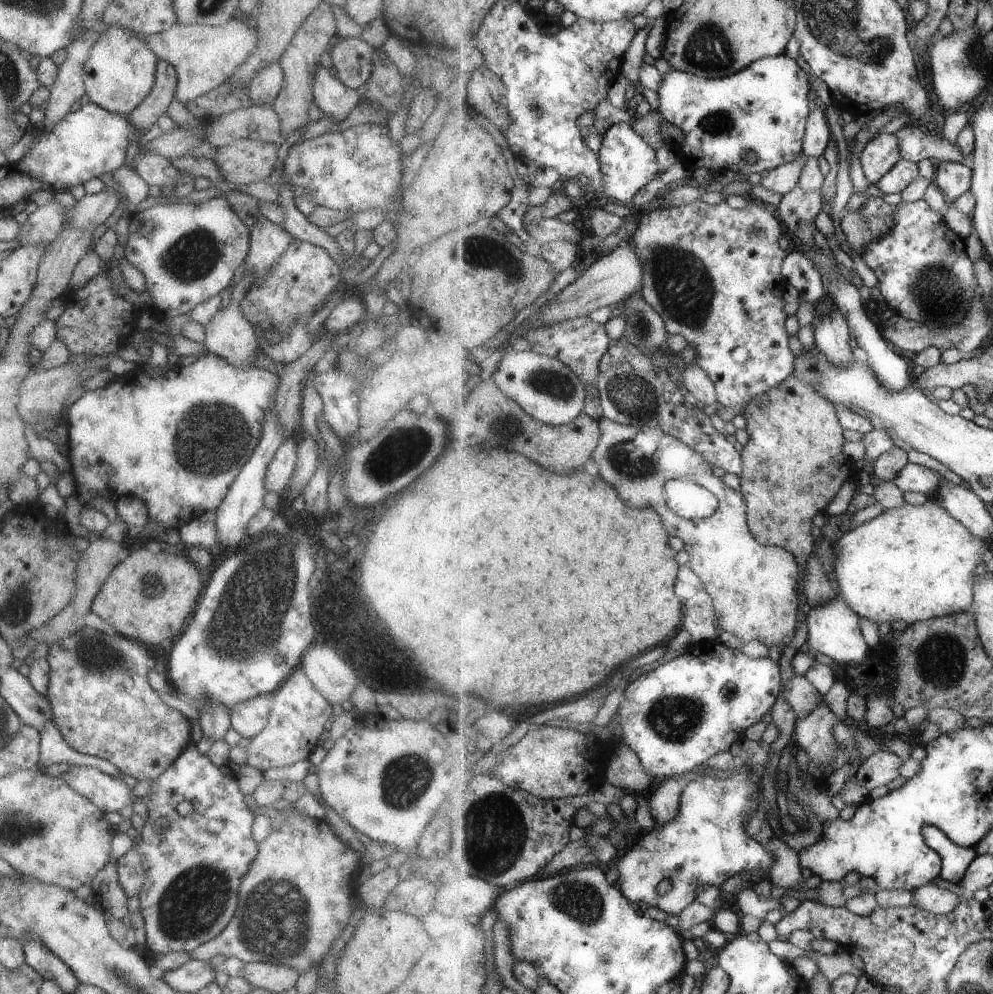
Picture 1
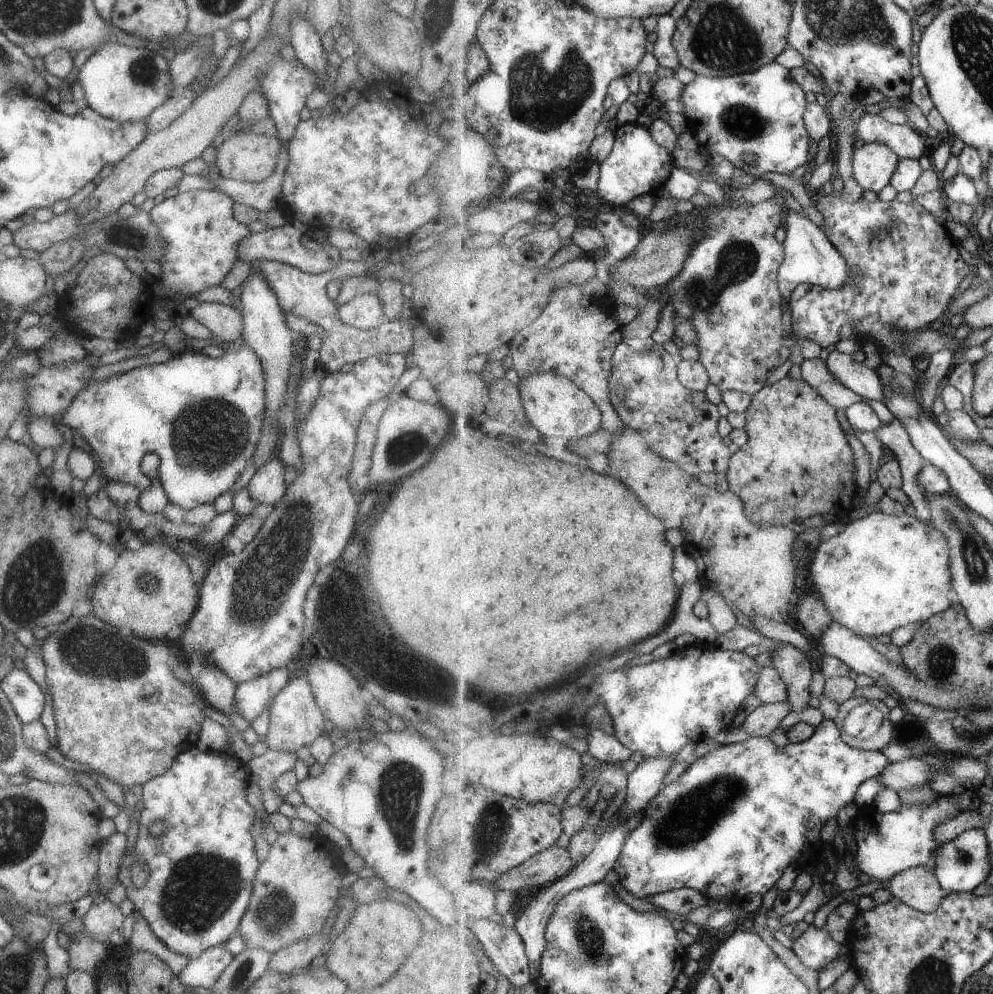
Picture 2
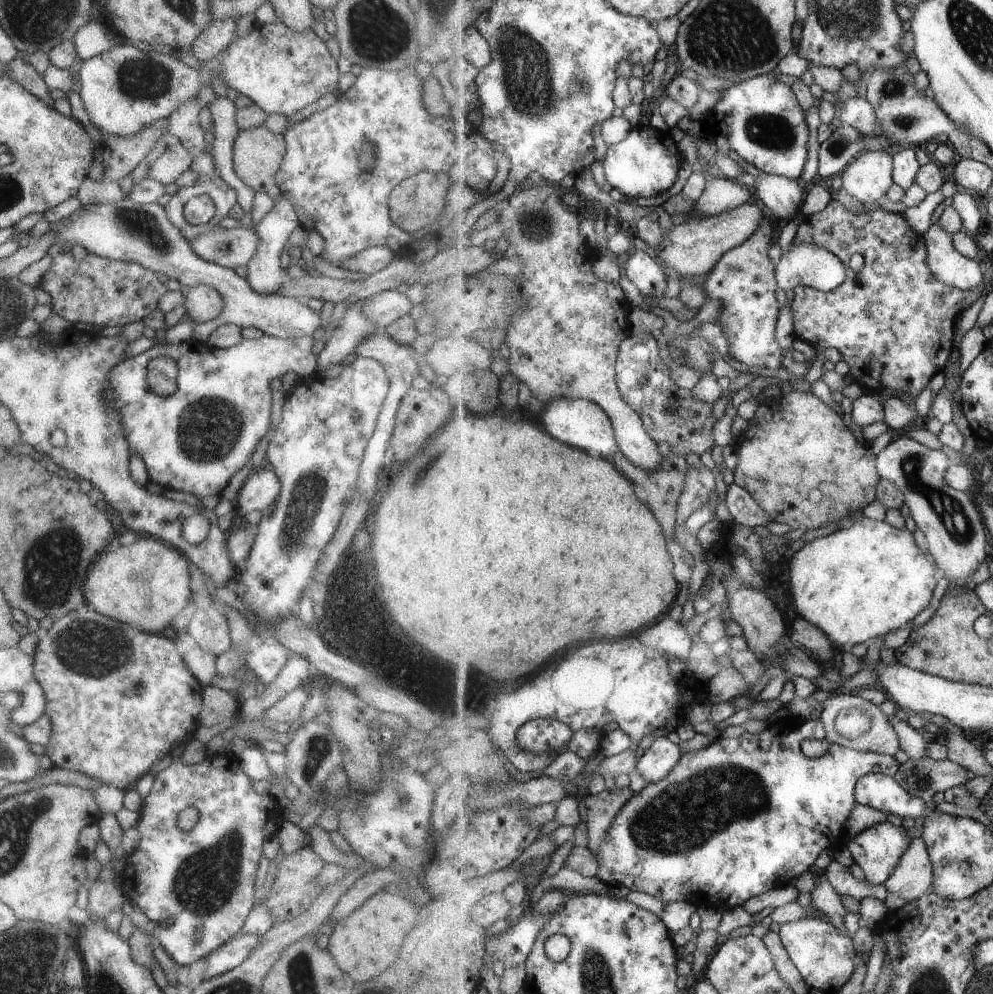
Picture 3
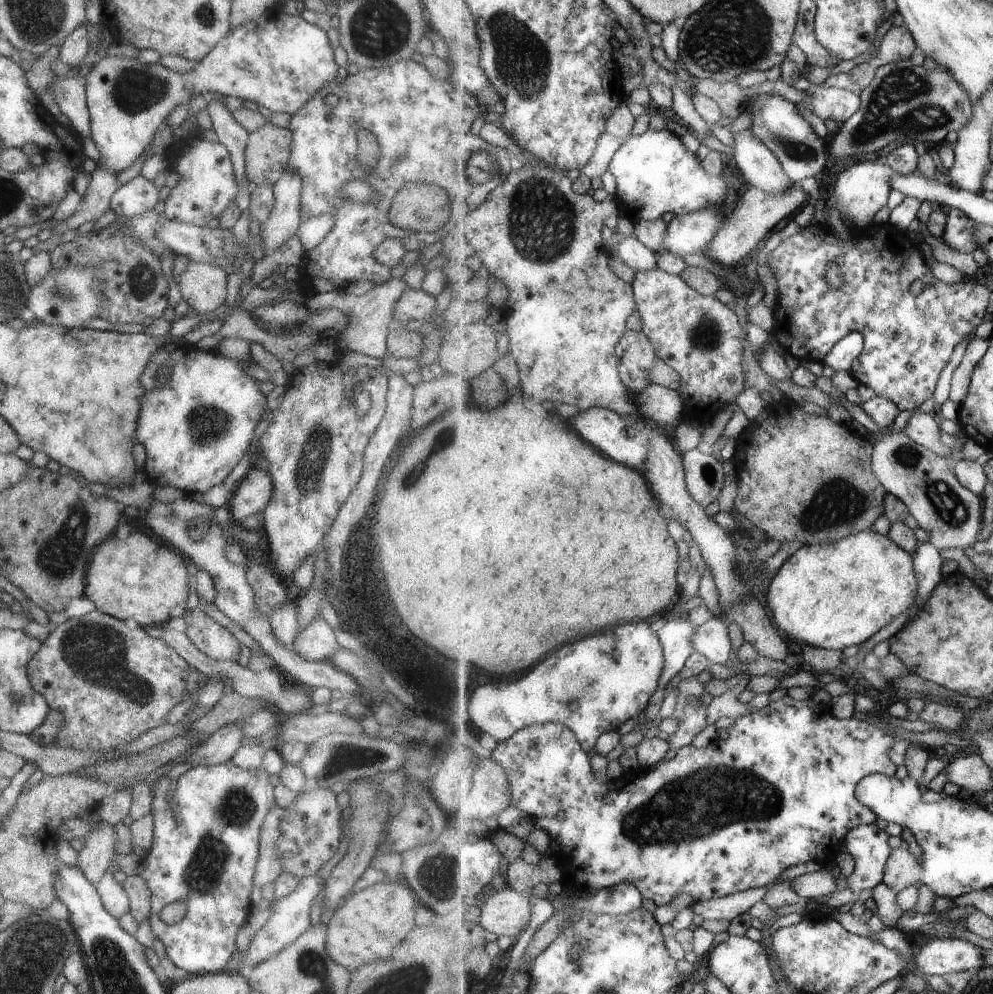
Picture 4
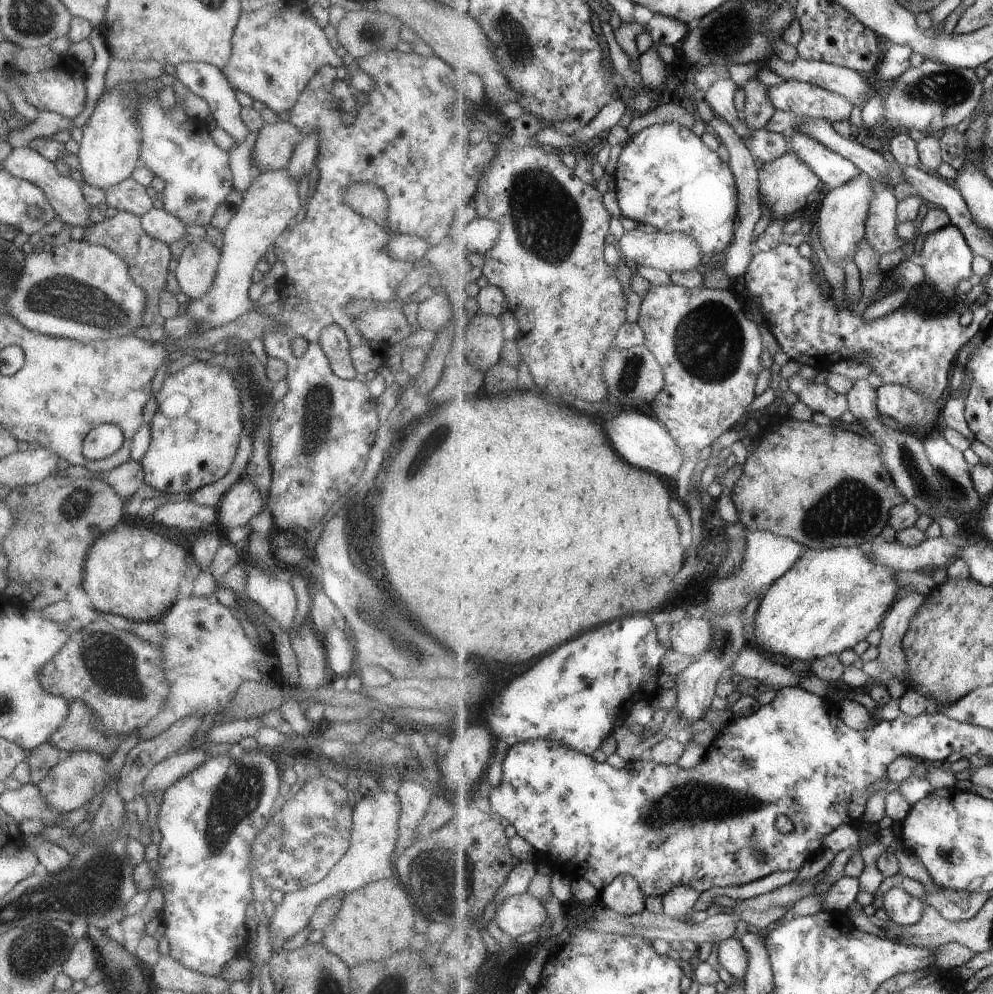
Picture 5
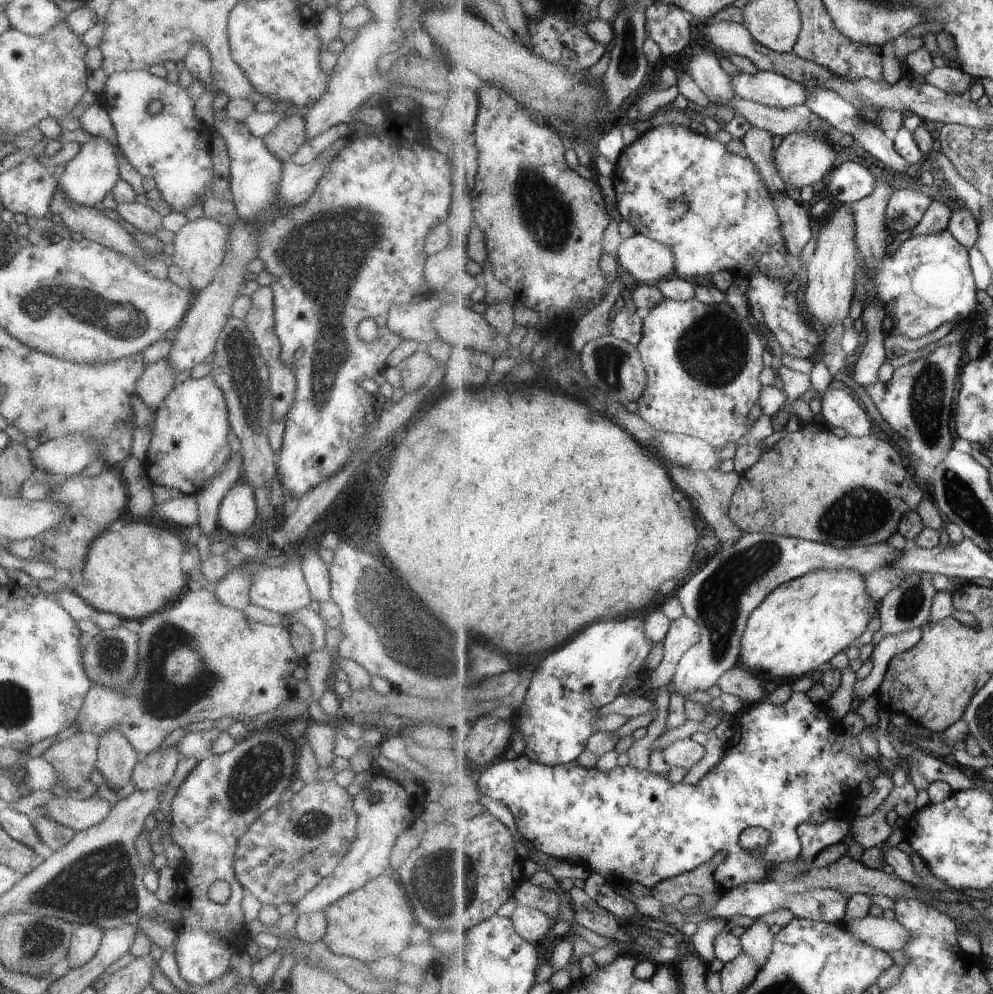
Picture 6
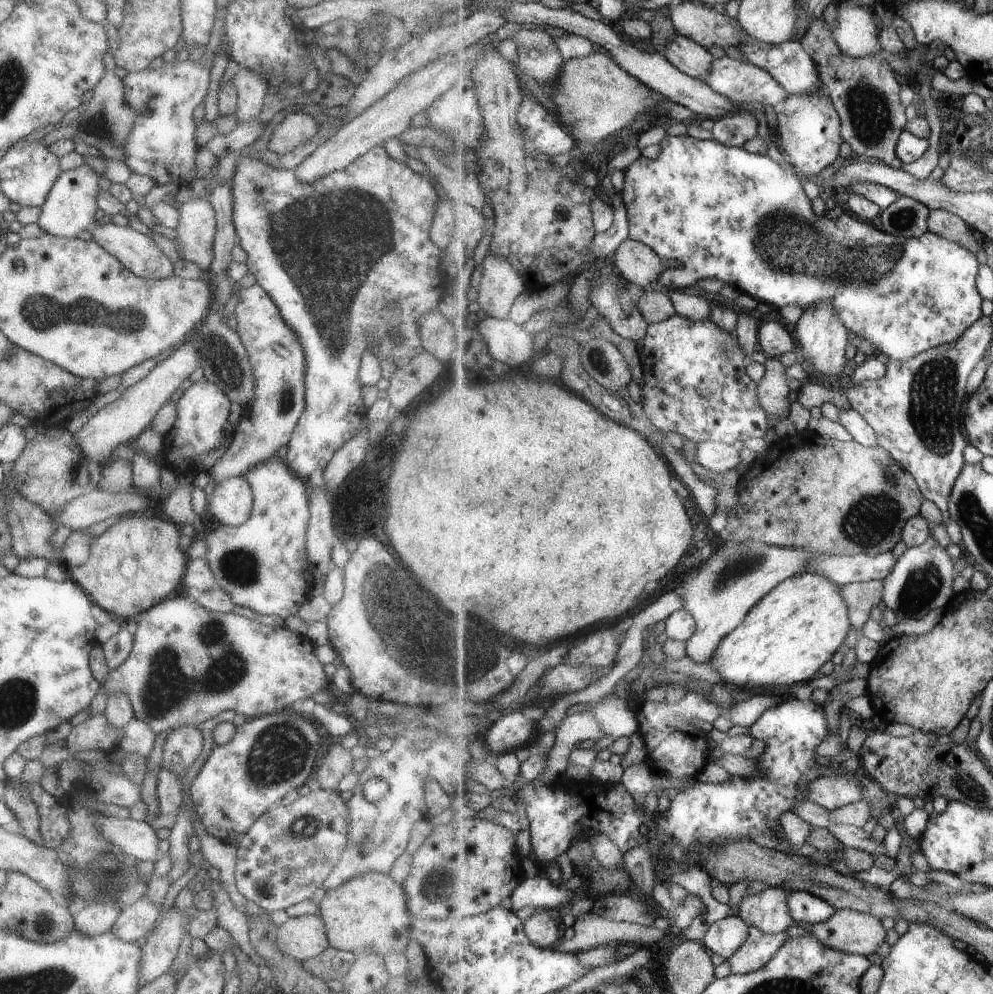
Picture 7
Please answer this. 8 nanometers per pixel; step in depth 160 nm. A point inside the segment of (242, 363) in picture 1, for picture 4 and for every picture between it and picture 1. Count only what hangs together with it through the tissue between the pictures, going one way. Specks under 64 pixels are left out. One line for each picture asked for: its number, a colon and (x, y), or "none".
2: (223, 322)
3: (202, 303)
4: (202, 286)

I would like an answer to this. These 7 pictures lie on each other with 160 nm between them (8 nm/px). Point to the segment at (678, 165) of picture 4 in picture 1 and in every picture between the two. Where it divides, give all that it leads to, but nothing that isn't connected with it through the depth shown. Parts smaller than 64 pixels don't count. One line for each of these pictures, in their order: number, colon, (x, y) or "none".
1: (628, 163)
2: (638, 165)
3: (646, 163)

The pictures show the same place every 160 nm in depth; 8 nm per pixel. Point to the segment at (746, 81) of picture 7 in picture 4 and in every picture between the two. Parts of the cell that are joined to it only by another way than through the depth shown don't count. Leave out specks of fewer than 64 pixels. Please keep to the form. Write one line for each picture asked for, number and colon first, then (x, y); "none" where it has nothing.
4: (840, 105)
5: (802, 98)
6: (767, 88)

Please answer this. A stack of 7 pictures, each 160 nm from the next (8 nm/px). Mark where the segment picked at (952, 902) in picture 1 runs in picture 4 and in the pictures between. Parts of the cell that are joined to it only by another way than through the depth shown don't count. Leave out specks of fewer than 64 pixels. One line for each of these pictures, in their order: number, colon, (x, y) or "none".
2: (919, 888)
3: (914, 875)
4: (903, 870)

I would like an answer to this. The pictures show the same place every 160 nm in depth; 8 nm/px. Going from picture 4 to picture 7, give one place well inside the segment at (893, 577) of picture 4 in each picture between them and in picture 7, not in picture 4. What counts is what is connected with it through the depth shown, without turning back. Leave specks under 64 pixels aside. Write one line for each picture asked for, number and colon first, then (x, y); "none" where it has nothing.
5: (831, 599)
6: (800, 626)
7: (786, 638)

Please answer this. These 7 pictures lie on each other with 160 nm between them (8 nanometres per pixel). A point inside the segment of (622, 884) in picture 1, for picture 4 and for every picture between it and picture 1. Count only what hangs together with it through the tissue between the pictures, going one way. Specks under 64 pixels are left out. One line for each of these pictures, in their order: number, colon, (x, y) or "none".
2: (729, 827)
3: (742, 816)
4: (713, 821)

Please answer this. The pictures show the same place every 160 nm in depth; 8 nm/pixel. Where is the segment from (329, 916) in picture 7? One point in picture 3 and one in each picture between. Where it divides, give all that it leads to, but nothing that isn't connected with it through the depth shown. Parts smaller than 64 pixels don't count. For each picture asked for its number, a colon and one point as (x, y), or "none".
3: (365, 942)
4: (367, 925)
5: (372, 923)
6: (373, 921)

